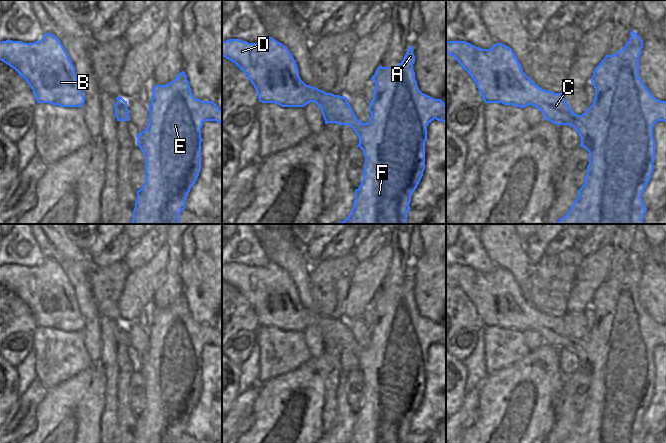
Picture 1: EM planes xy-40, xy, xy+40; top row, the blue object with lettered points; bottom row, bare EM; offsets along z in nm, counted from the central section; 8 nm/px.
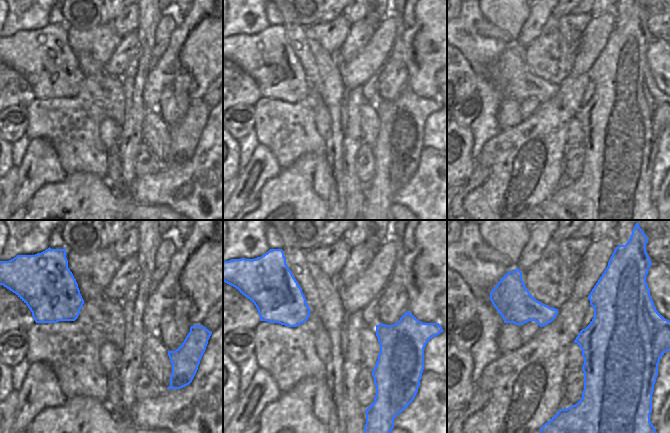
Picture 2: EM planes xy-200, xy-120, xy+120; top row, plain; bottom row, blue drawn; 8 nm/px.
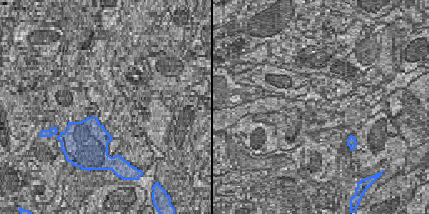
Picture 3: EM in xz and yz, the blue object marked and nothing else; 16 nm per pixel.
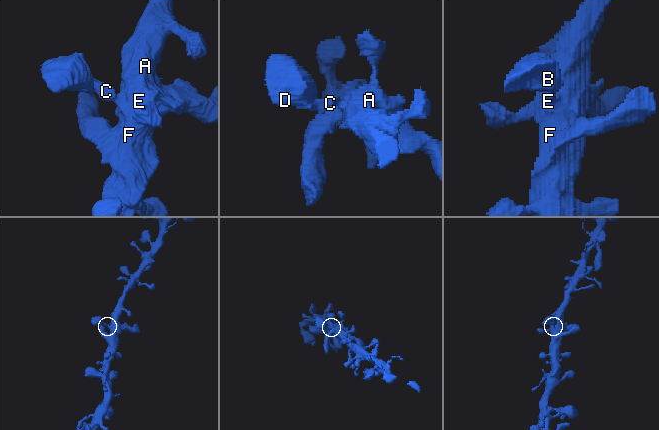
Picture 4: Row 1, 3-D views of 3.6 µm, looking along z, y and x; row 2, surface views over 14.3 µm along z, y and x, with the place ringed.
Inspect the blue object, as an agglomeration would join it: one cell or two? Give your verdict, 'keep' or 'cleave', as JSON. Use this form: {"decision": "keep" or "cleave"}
{"decision": "keep"}

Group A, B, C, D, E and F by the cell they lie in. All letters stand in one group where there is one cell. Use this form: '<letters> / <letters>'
A B C D E F

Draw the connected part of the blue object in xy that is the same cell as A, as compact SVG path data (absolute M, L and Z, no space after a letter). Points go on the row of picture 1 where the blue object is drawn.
M269 37L264 43L248 43L240 39L222 41L222 56L232 61L251 81L259 101L276 103L282 107L304 107L310 102L320 108L325 124L350 125L359 138L360 147L365 156L363 178L358 189L355 189L355 200L349 216L338 224L407 224L407 212L411 196L417 188L425 170L425 142L427 126L434 120L446 123L446 104L441 99L434 99L422 93L415 80L413 64L415 56L411 46L403 60L396 67L377 68L371 78L375 82L373 99L369 103L371 114L368 123L362 123L354 114L347 97L326 93L316 87L306 85L299 76L297 64L285 45Z

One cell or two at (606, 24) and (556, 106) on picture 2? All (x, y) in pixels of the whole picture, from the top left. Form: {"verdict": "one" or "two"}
{"verdict": "two"}

